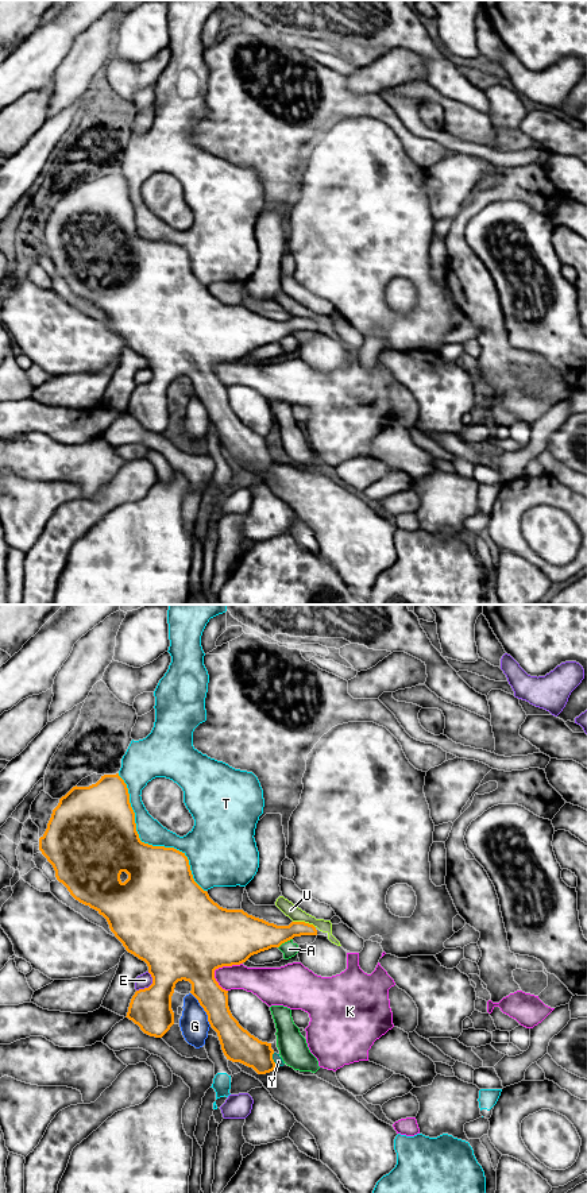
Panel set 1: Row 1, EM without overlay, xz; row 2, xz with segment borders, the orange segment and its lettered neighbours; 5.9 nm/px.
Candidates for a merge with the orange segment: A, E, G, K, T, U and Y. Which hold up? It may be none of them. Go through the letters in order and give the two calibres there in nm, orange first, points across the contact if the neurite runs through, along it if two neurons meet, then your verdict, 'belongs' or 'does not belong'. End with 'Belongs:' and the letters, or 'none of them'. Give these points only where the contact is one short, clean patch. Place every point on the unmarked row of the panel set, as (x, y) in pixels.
A: calibres 260 and 90 nm; border xz (292, 334), (278, 343); does not belong
E: calibres 360 and 90 nm; does not belong
G: calibres 190 and 170 nm; border xz (190, 387), (205, 408), (211, 421); does not belong
K: calibres 500 and 160 nm; does not belong
T: calibres 400 and 150 nm; does not belong
U: calibres 160 and 90 nm; border xz (293, 316), (304, 316), (315, 323); does not belong
Y: calibres 200 and 50 nm; does not belong
Belongs: none of them

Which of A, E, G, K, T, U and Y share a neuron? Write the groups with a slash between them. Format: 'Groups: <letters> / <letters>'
Groups: A / E / G / K / T / U / Y

